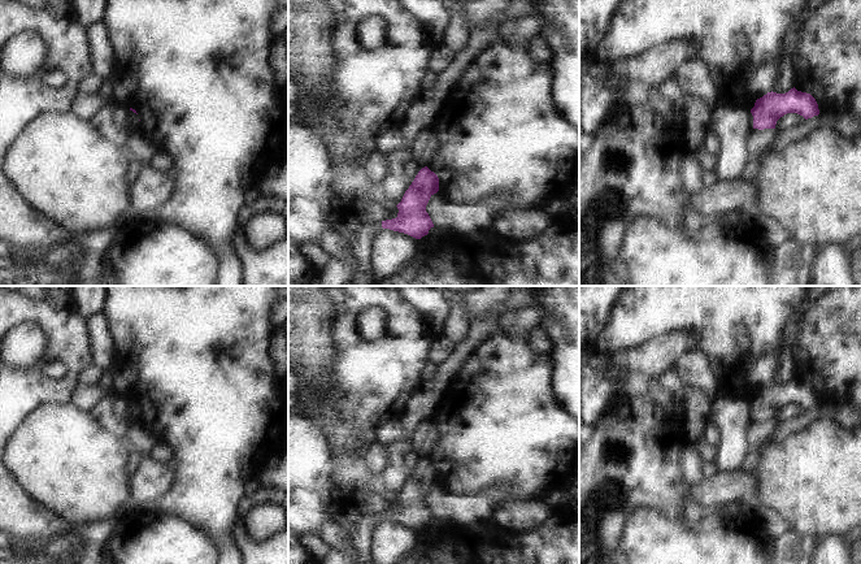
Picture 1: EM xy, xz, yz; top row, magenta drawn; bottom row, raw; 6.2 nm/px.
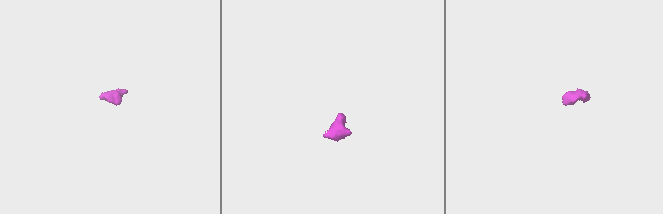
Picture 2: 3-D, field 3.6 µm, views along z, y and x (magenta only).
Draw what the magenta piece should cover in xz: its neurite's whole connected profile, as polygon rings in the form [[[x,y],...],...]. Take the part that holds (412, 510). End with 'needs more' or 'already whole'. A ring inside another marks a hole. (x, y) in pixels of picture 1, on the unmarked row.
[[[427,457],[422,459],[396,496],[397,508],[377,515],[362,515],[352,532],[353,548],[365,563],[373,563],[370,545],[371,534],[377,524],[383,520],[408,525],[416,530],[429,525],[434,515],[426,503],[430,489],[439,482],[439,469]]] | needs more

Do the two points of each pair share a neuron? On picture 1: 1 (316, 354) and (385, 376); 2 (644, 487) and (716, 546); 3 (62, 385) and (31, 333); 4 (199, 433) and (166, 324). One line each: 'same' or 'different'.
1: different
2: different
3: different
4: same

